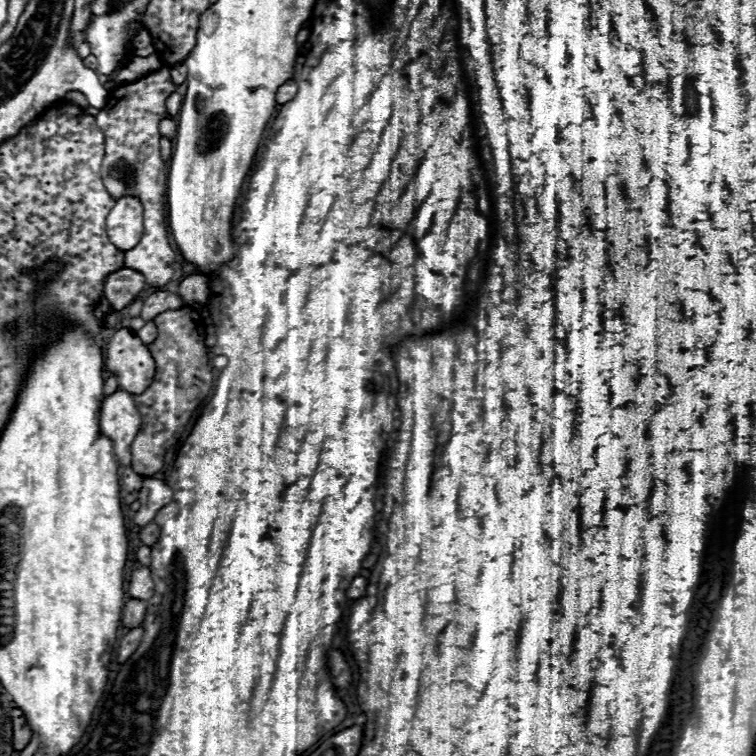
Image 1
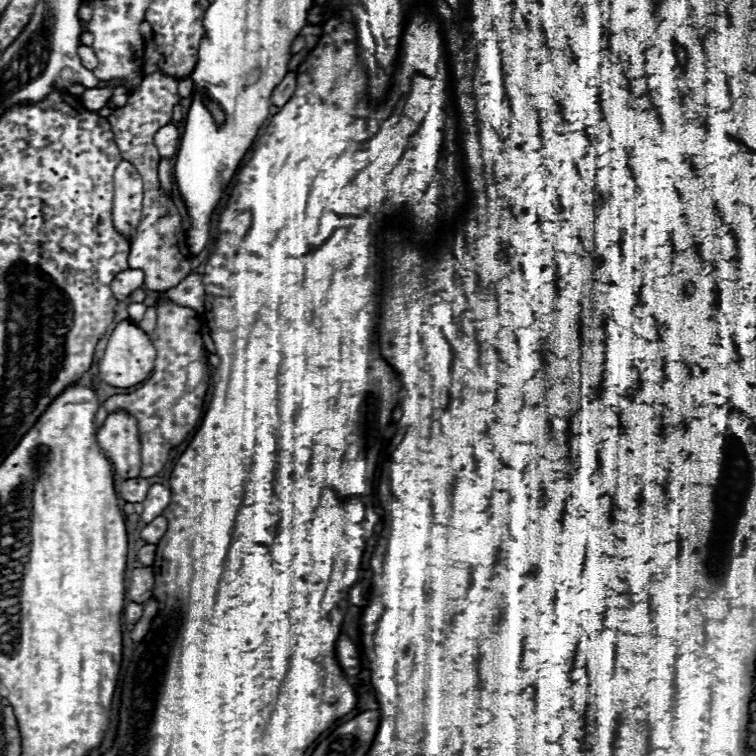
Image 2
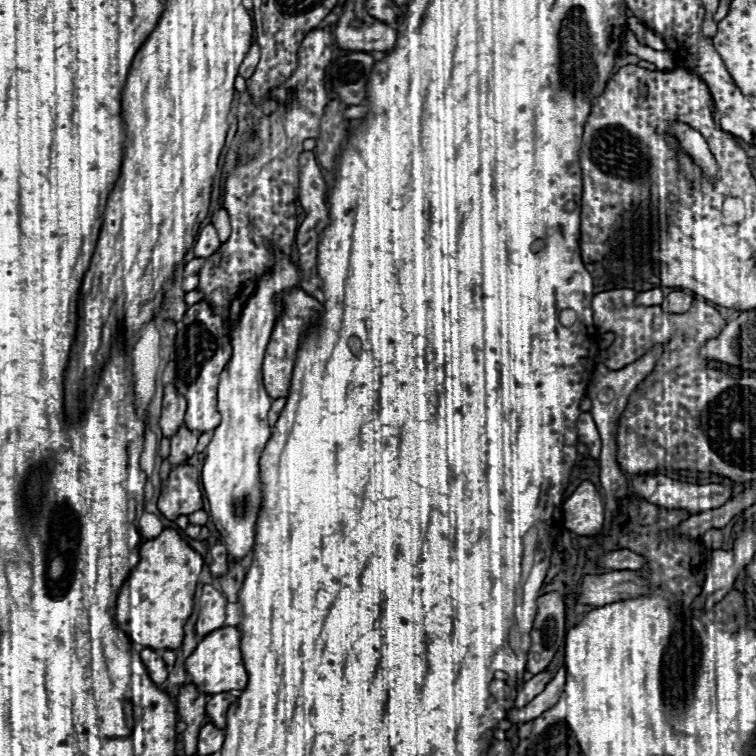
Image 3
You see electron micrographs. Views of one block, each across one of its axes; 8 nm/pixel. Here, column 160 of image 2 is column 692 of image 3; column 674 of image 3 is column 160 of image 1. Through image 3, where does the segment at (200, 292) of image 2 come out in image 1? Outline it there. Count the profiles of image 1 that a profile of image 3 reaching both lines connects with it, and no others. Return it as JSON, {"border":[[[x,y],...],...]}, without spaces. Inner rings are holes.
{"border":[[[156,292],[156,294],[150,294],[146,300],[144,300],[144,308],[142,308],[142,318],[148,322],[148,320],[154,320],[158,314],[166,312],[166,310],[178,310],[178,308],[184,308],[184,300],[180,298],[178,292]]]}

